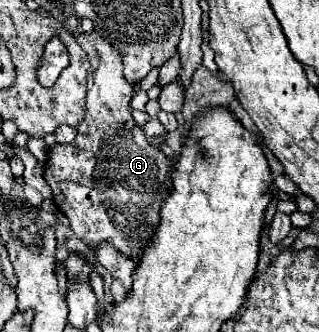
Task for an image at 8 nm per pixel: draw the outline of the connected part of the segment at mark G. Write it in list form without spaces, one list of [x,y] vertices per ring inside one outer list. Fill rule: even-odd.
[[[95,30],[89,34],[77,34],[77,42],[87,52],[91,64],[87,74],[87,112],[77,126],[75,140],[71,144],[55,144],[49,150],[43,178],[53,190],[53,202],[69,218],[71,230],[87,246],[111,242],[121,254],[137,260],[159,224],[161,202],[169,196],[169,162],[161,150],[147,142],[141,126],[131,118],[129,104],[133,98],[133,86],[123,78],[121,54],[117,54],[117,50]]]

